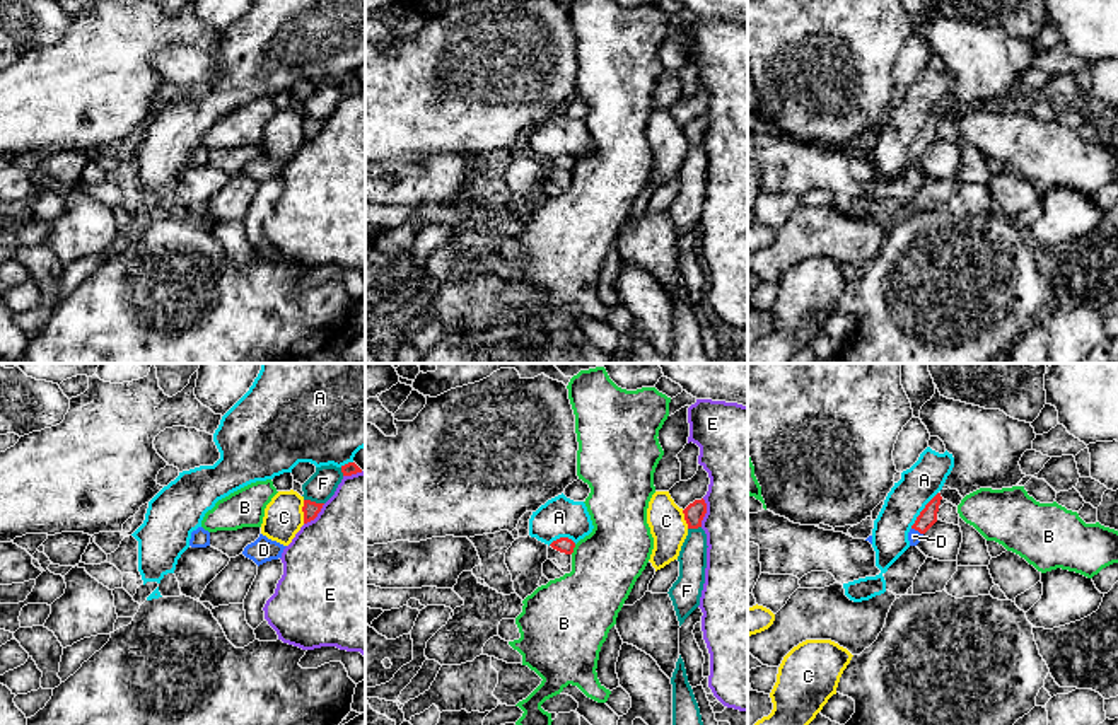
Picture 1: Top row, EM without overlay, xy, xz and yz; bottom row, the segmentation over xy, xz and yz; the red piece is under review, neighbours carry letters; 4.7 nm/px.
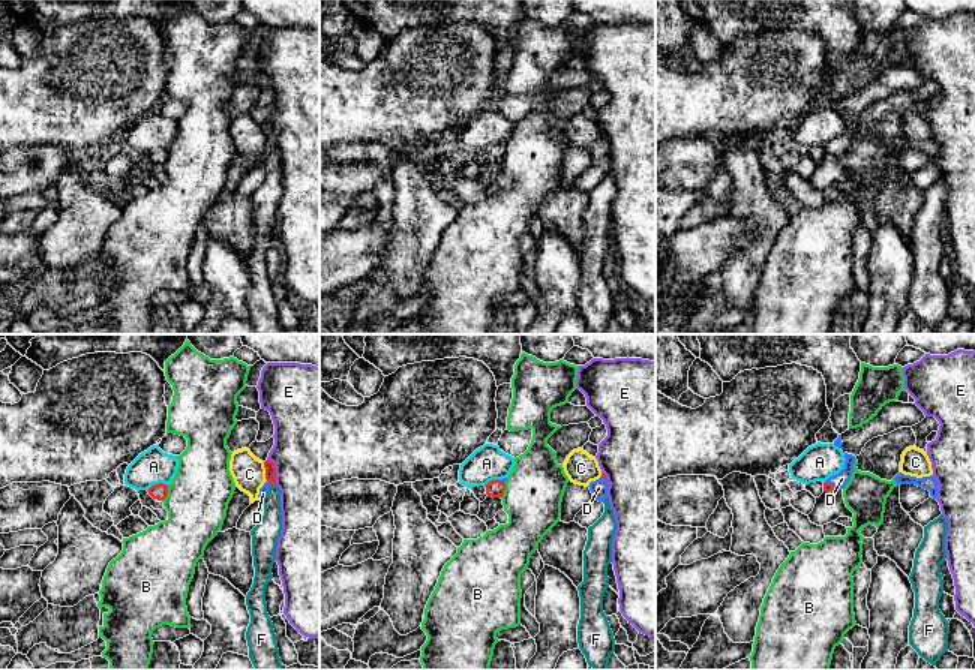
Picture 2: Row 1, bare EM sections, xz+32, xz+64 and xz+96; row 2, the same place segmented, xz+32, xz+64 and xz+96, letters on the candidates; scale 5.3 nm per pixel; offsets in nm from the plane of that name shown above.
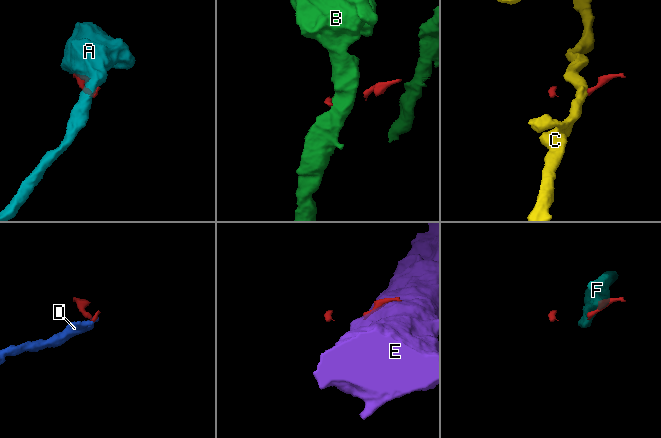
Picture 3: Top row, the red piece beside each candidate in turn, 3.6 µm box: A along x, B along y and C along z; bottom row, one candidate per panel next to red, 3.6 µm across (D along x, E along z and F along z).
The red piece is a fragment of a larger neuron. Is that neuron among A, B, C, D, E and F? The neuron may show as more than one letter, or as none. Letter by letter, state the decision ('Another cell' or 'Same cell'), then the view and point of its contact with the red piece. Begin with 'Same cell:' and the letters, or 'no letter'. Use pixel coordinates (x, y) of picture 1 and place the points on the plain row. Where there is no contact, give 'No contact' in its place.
Same cell: D
A: Another cell. Touches red at yz (922, 128)
B: Another cell. Touches red at xz (572, 168)
C: Another cell. Touches red at xy (302, 128)
D: Same cell. Touches red at yz (917, 147)
E: Another cell. Touches red at xz (705, 130)
F: Another cell. Touches red at xy (314, 120)

